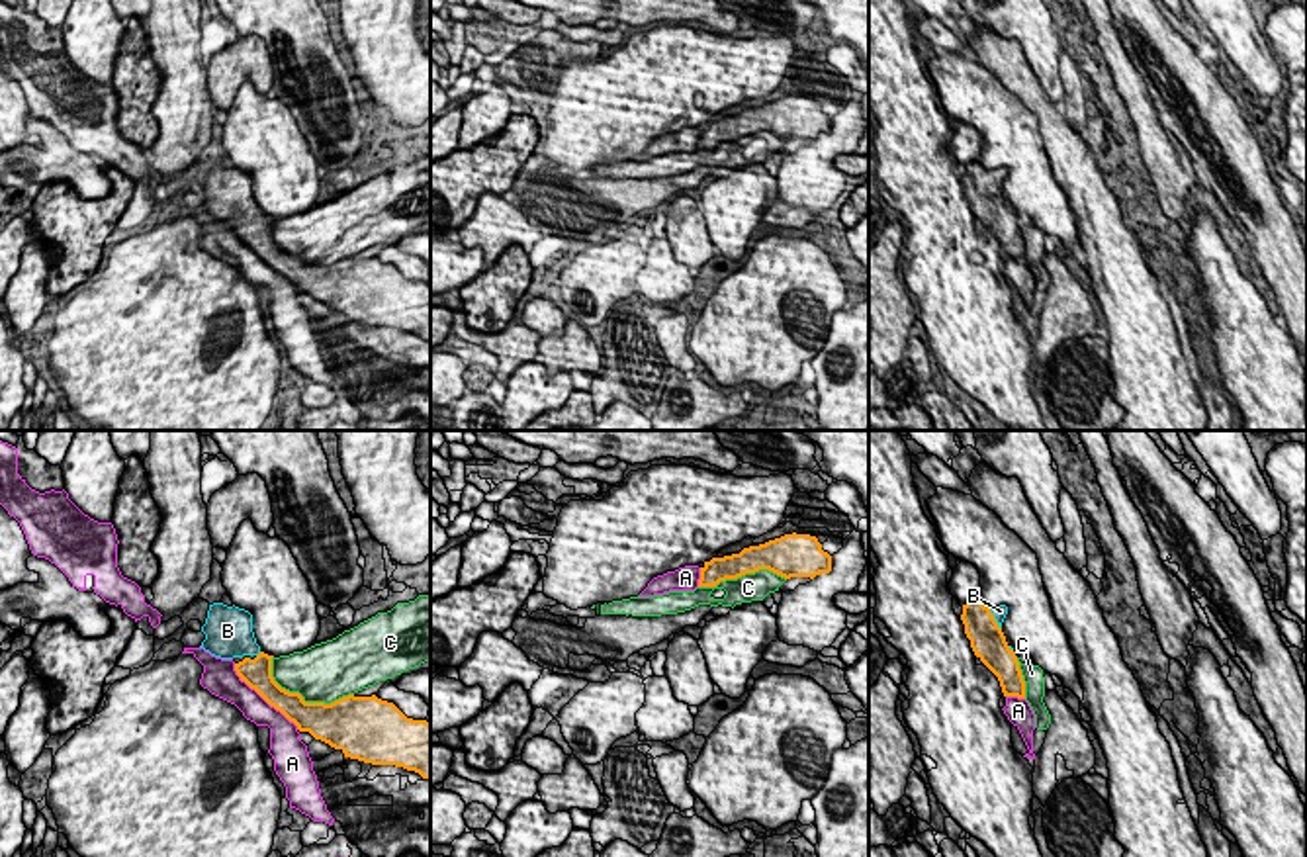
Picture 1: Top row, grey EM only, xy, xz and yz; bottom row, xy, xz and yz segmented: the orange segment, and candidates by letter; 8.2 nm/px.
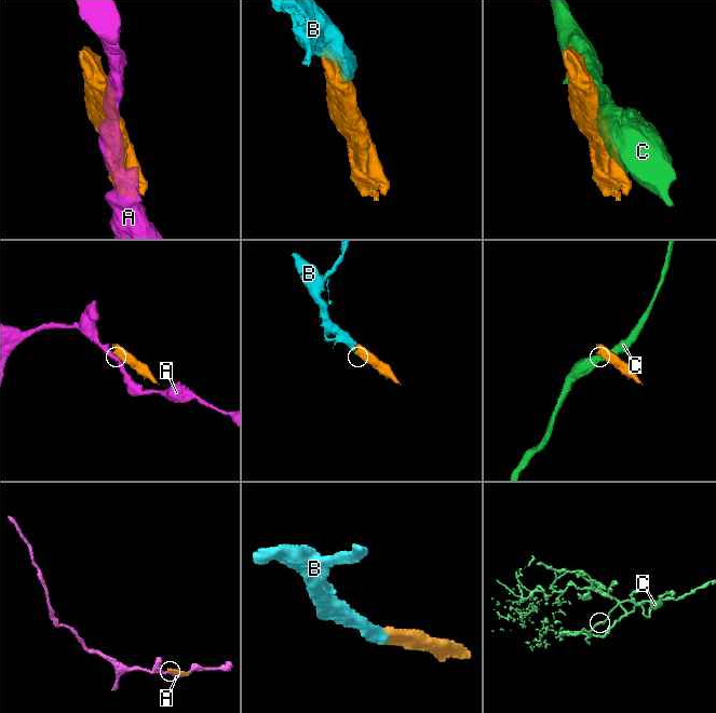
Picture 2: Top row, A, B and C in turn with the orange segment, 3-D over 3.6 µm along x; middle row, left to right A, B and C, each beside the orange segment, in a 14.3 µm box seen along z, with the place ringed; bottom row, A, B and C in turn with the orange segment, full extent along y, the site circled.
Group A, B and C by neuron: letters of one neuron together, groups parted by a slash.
A / B / C

